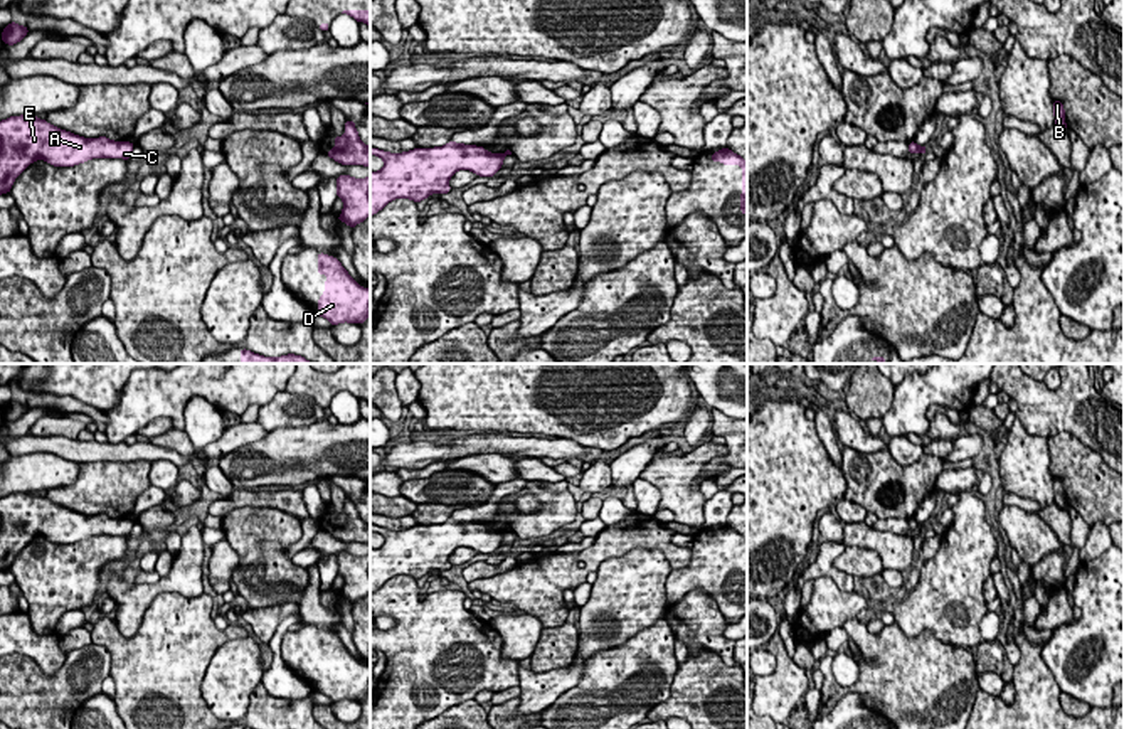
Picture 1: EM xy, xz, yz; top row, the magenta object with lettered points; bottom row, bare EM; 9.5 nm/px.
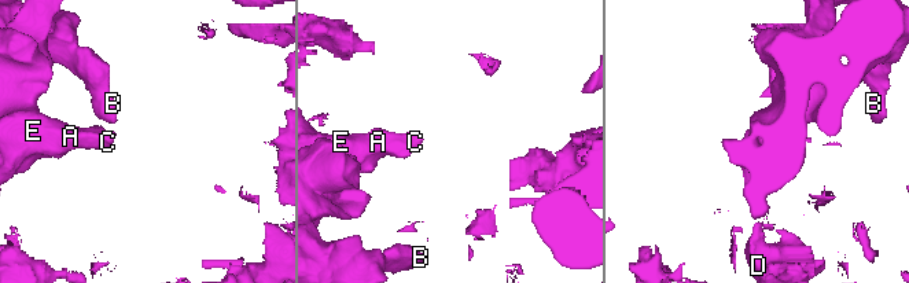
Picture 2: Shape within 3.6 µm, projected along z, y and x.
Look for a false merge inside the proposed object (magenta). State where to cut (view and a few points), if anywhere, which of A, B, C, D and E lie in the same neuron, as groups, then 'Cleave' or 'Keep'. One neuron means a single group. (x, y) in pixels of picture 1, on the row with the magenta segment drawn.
No split. Groups: A B C D E. Keep

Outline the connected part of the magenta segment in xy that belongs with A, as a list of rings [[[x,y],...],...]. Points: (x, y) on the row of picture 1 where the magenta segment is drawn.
[[[10,116],[0,121],[0,194],[35,160],[54,167],[74,167],[93,158],[130,160],[135,143],[106,136],[84,138],[52,126],[37,116]]]

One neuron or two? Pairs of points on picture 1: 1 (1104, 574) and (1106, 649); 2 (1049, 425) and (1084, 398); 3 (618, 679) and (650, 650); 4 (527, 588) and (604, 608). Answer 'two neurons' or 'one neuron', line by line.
1: one neuron
2: one neuron
3: one neuron
4: two neurons

